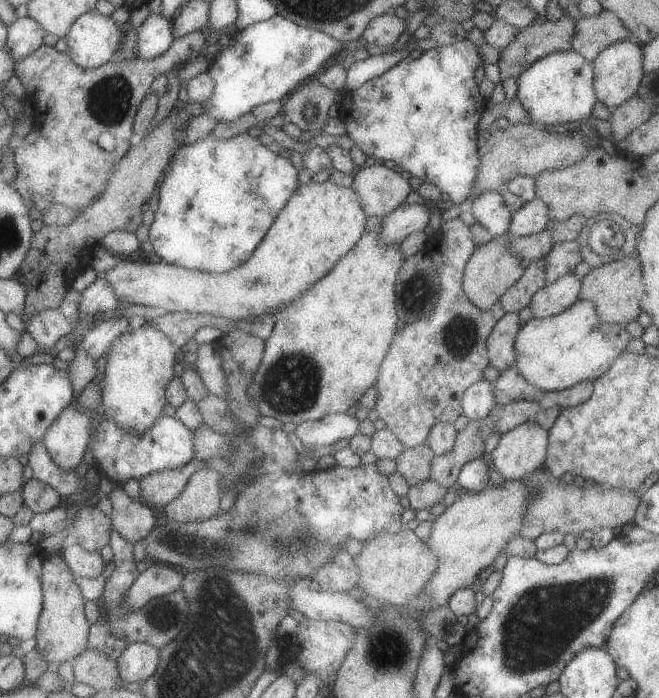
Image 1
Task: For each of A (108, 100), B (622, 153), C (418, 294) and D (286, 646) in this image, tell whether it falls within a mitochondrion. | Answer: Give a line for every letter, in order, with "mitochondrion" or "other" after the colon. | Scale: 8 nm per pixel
A: mitochondrion
B: other
C: mitochondrion
D: other

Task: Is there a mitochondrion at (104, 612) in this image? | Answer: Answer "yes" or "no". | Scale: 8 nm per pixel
no

